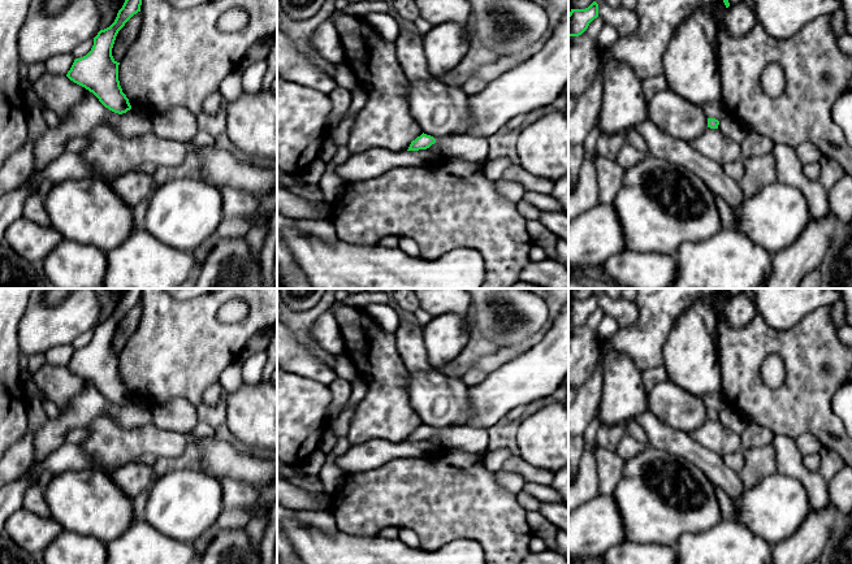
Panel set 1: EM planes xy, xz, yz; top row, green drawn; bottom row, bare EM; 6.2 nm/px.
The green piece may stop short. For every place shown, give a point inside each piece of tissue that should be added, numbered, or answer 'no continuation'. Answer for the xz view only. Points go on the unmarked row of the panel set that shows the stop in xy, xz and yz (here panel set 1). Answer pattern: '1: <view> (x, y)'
1: xz (471, 439)

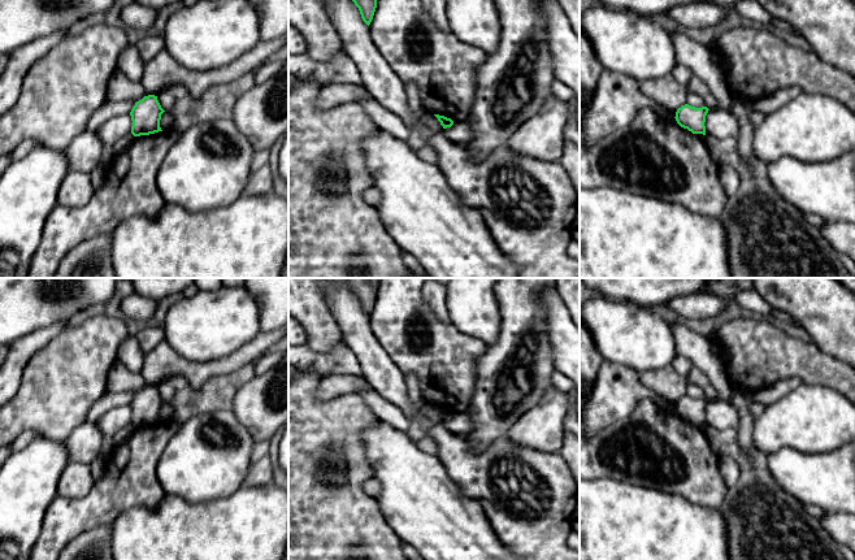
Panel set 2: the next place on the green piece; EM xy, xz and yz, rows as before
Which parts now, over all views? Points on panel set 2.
no continuation

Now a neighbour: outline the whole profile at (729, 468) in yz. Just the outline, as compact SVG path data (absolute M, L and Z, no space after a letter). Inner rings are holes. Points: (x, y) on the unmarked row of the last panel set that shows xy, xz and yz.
M720 456L720 472L728 487L733 487L738 482L739 465L732 456Z

